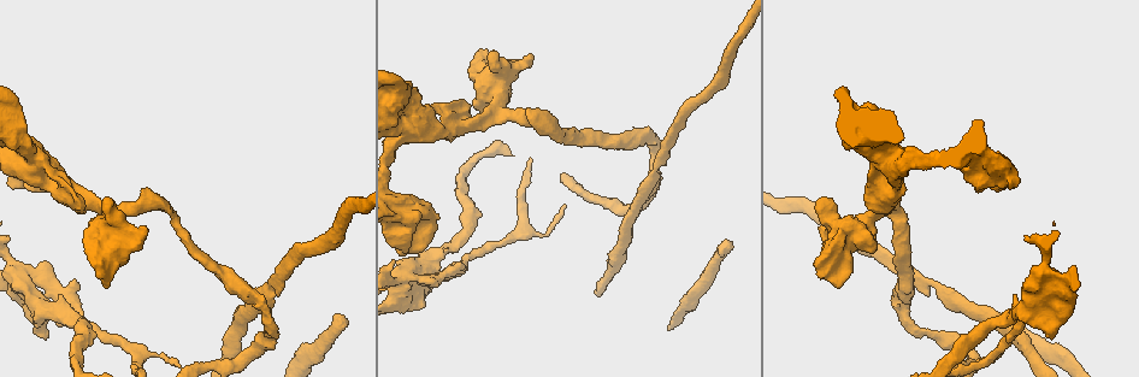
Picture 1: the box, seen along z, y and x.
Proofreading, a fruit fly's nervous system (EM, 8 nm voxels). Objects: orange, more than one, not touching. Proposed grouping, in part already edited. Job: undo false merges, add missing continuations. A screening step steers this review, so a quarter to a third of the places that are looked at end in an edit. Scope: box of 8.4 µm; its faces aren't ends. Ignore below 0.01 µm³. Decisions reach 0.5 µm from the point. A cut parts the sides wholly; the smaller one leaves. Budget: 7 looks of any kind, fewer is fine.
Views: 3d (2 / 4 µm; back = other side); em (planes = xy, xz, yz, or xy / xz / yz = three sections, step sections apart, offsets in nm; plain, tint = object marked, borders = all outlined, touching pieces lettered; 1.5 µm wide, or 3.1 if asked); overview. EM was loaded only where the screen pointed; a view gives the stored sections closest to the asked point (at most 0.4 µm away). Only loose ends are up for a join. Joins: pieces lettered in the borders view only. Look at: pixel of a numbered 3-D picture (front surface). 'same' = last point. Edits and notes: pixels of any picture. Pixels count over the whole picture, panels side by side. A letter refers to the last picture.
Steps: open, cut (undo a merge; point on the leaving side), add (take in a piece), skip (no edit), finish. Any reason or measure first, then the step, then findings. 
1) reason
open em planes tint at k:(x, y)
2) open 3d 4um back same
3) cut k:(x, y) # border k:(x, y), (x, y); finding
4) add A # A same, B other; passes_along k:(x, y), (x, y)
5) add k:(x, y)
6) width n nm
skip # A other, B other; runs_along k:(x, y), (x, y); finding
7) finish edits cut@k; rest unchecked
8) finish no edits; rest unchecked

an open end
open em planes borders at 1:(76, 280)

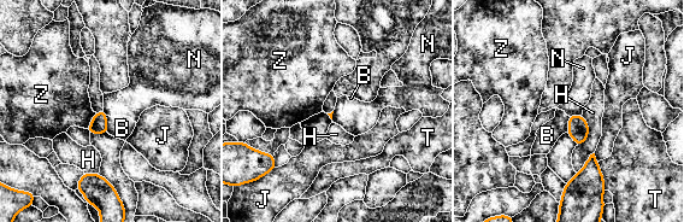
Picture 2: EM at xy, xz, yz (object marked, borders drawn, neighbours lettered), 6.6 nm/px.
skip # B other, H other, J other, N other, T other, Z other; border 2:(581, 114), (571, 114), (568, 116); no lettered piece goes on from it

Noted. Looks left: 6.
open em planes borders at 1:(530, 56)

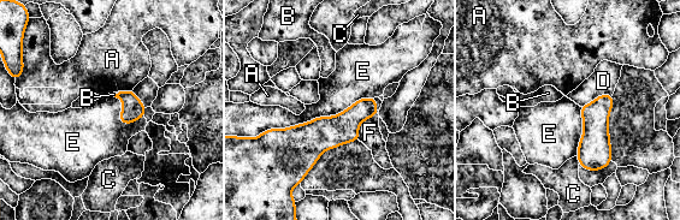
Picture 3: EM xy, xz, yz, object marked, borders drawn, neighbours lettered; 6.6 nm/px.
skip # A other, B other, C other, D other, E other, F other; border 3:(113, 96), (122, 123), (143, 117); no lettered piece goes on from it

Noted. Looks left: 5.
sudden change in width
open em xy step 4 tint at 1:(653, 161)

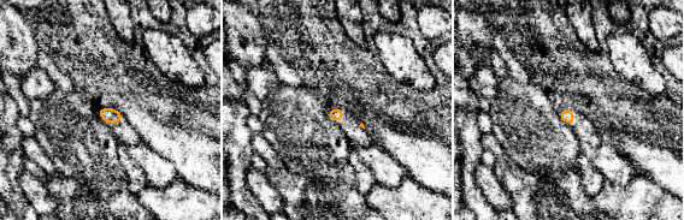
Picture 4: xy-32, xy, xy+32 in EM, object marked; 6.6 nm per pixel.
open em planes borders same

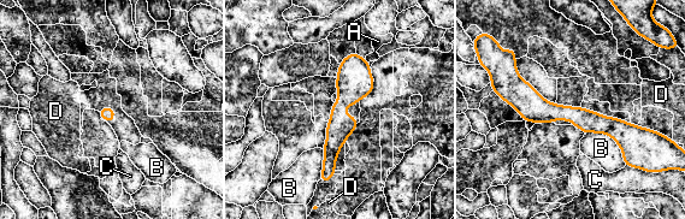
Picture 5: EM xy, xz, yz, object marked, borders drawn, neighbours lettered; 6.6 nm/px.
width 100 nm
skip # A other, B other, C other, D other; runs_along 5:(502, 94), (641, 134); one neuron here

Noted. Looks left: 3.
finish no edits; rest unchecked

